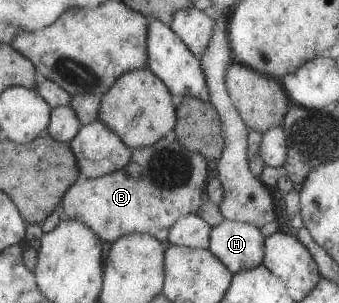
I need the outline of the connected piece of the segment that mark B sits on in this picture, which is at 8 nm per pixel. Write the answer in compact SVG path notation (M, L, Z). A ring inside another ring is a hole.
M164 137L155 145L133 149L131 163L126 169L96 179L78 180L65 192L61 212L72 220L87 224L106 245L130 233L146 233L163 243L169 240L169 230L177 220L198 214L200 206L206 199L203 190L207 178L207 160L202 155L190 152L177 140L170 142Z

